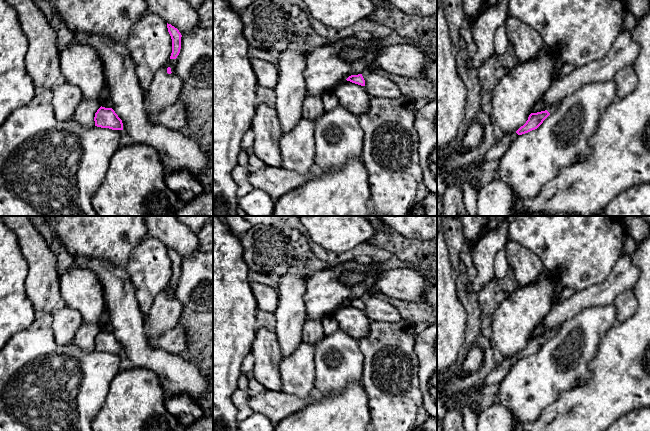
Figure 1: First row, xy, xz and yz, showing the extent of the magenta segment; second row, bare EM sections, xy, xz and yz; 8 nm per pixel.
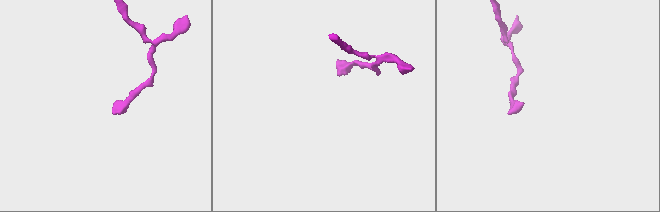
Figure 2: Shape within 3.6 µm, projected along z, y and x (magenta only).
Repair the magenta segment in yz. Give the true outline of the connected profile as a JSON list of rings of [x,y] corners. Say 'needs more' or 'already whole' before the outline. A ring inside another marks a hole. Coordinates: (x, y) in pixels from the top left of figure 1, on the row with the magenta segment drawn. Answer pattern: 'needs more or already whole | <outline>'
needs more | [[[551,104],[545,111],[531,113],[526,123],[521,126],[516,133],[522,135],[537,129],[550,114],[557,110],[558,107],[558,104]]]

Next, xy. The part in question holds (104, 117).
needs more | [[[105,83],[98,101],[101,107],[95,113],[95,126],[101,128],[109,128],[112,130],[123,130],[122,120],[112,109],[113,102],[111,100],[110,91],[107,83]]]

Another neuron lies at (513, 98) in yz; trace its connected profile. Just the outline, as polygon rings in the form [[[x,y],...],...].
[[[546,47],[531,60],[518,62],[495,86],[489,117],[504,135],[516,132],[528,120],[534,105],[552,86],[561,67]]]

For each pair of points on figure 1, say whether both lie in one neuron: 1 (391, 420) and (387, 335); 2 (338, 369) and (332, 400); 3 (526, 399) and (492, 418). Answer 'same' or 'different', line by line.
1: same
2: different
3: different

